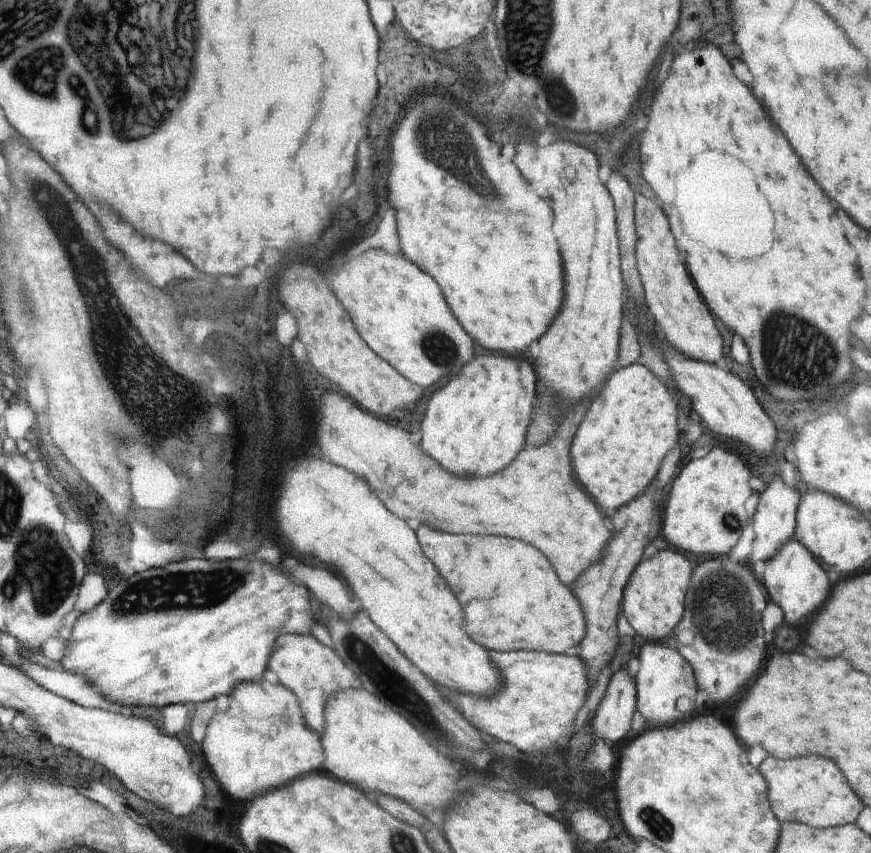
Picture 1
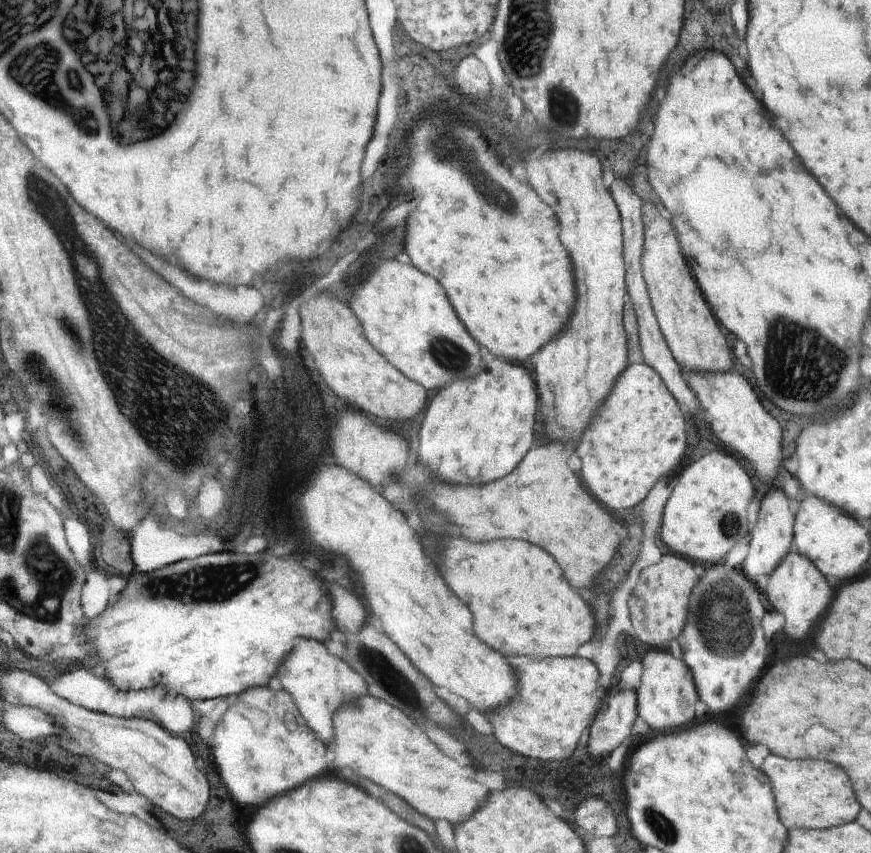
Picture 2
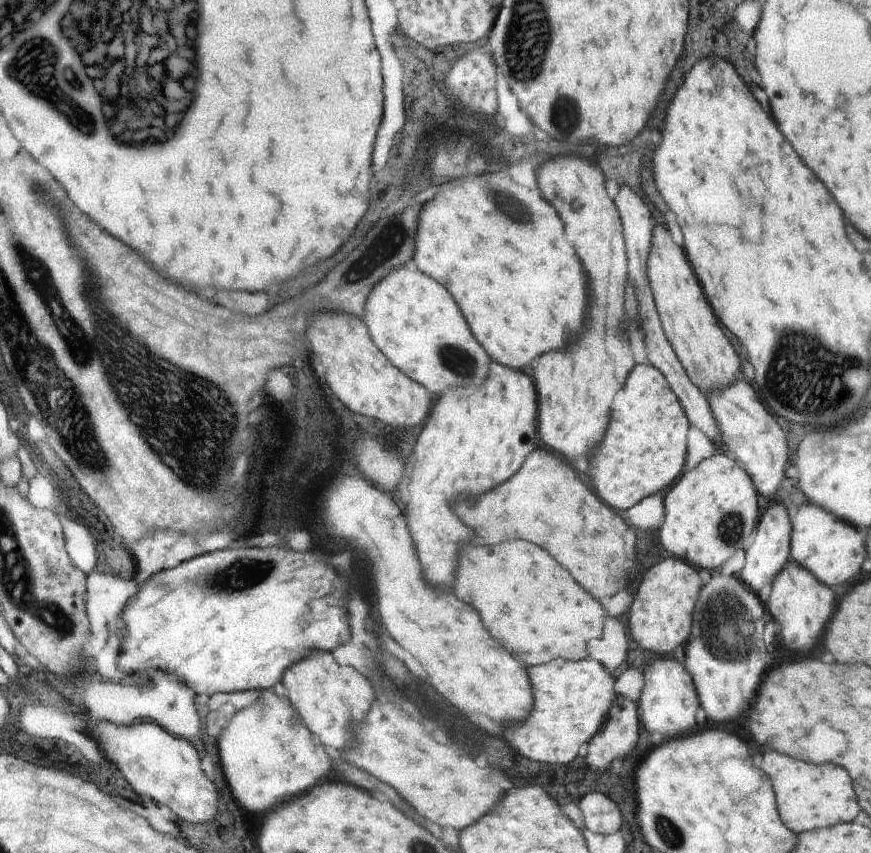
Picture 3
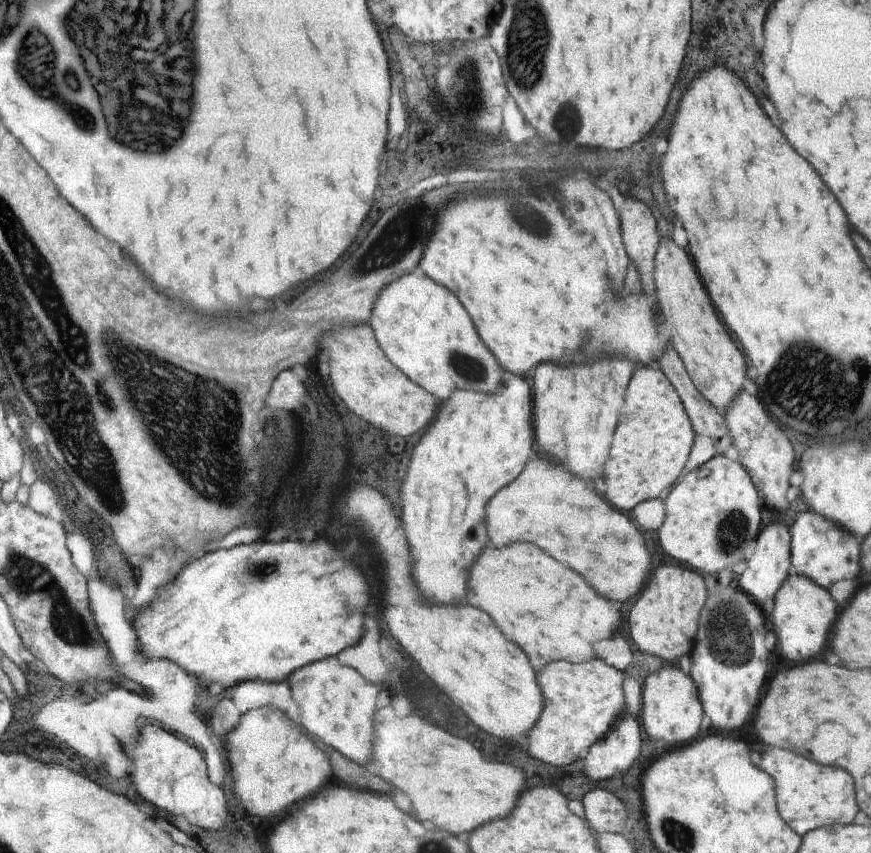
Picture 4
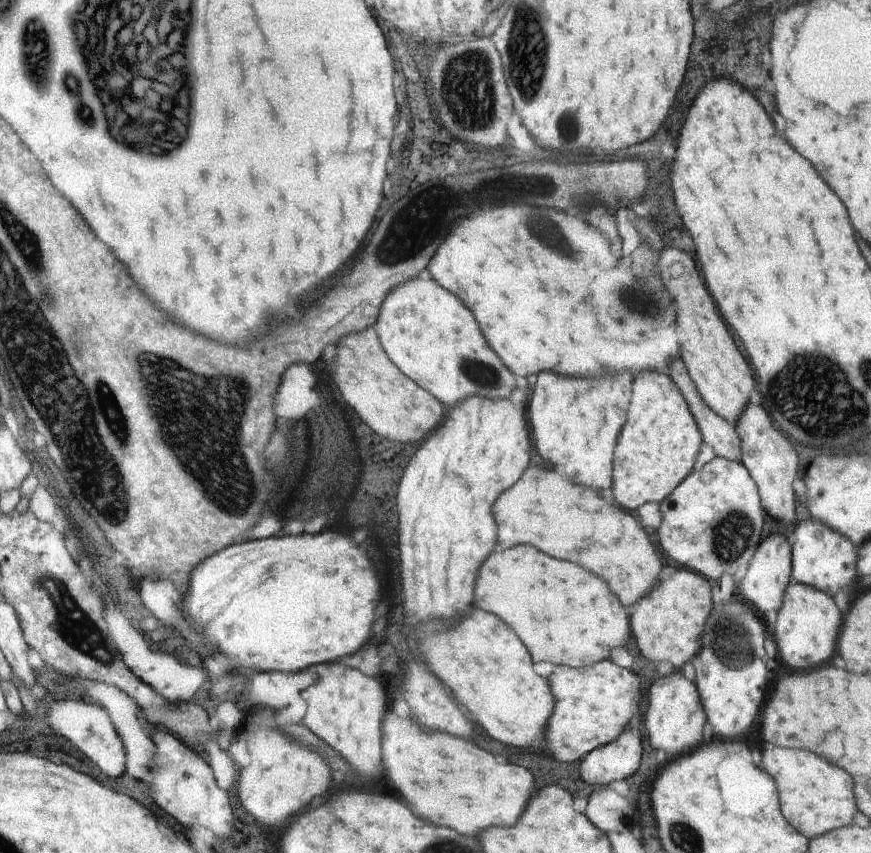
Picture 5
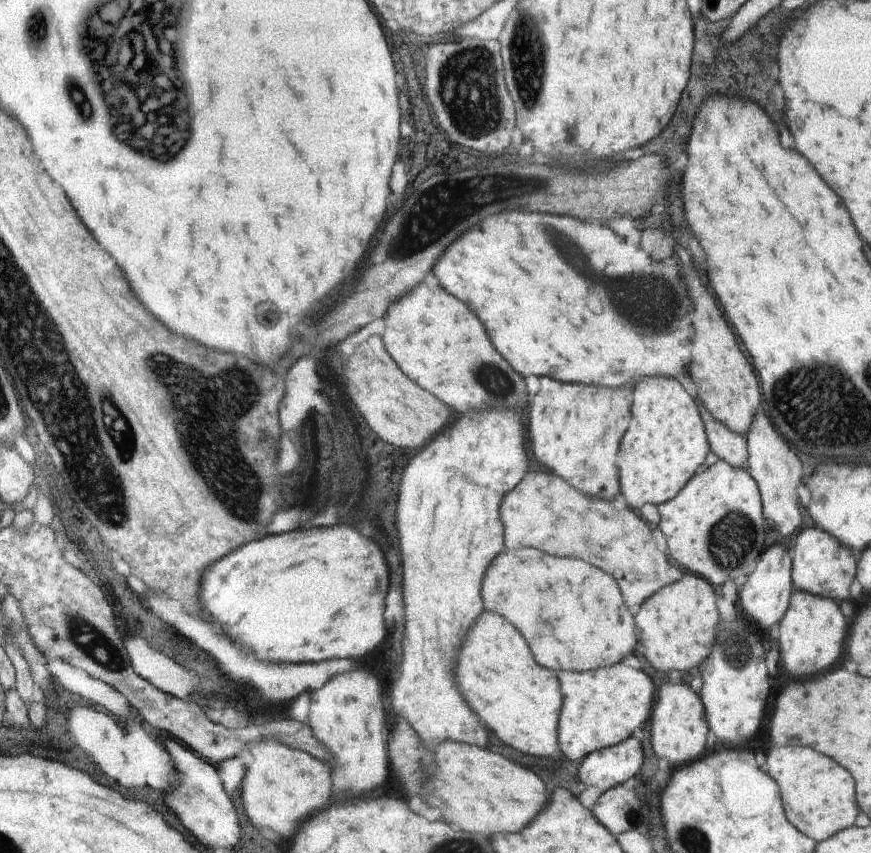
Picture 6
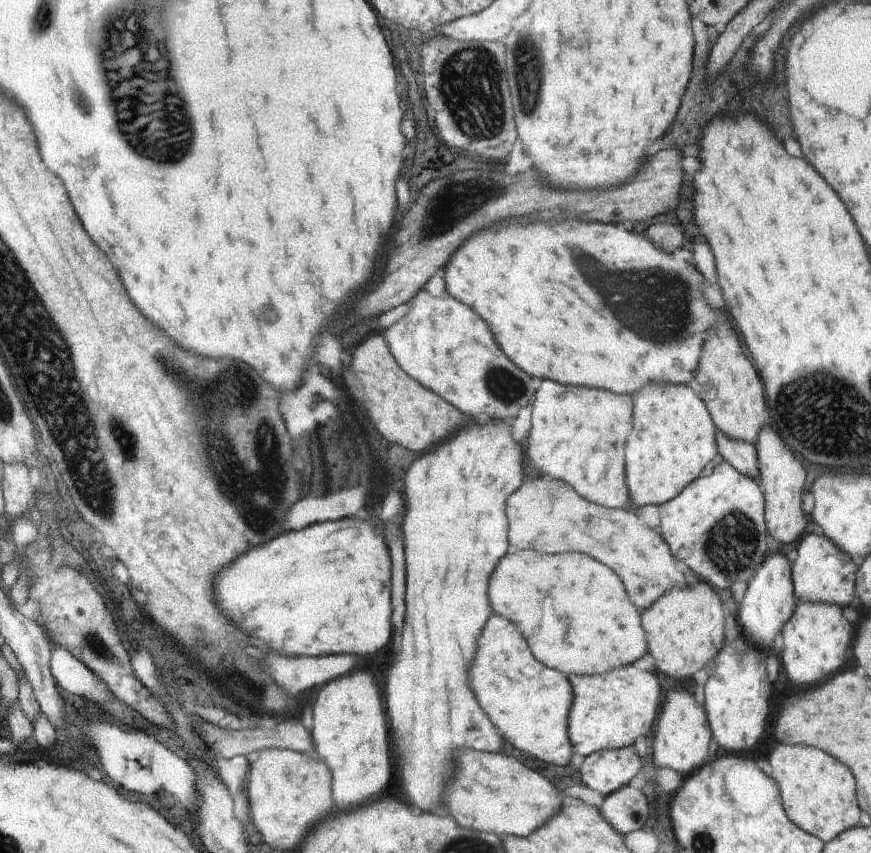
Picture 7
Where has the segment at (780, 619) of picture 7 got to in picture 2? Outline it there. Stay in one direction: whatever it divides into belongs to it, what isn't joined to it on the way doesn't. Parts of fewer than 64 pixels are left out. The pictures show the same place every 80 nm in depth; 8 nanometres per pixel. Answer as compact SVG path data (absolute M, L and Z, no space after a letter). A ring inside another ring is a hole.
M773 487L761 500L758 520L750 534L750 547L742 567L748 578L753 578L754 581L757 576L769 575L779 565L779 562L788 556L788 550L794 547L792 524L794 524L794 514L790 512L790 498L782 492L782 488L778 490Z

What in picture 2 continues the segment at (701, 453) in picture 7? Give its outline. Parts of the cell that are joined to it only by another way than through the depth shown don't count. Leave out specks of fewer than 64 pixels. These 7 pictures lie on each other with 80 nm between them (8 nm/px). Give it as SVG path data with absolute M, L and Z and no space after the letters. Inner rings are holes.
M646 363L628 365L616 382L612 398L600 405L588 430L576 445L584 484L613 513L621 514L642 502L658 478L670 476L686 448L684 416L660 375Z

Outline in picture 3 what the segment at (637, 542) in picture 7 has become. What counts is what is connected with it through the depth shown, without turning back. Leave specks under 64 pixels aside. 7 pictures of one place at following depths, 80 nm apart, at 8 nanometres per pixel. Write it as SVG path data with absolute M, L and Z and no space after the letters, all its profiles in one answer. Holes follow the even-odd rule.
M535 450L512 482L495 486L483 494L480 502L472 504L460 499L452 506L460 512L460 518L476 530L476 536L486 540L486 544L498 544L502 538L524 538L536 542L536 546L544 546L544 550L552 550L552 558L560 558L560 562L576 574L580 586L584 586L588 594L596 594L596 598L612 596L620 589L626 589L628 574L634 572L634 566L626 566L624 532L628 528L624 520L603 500L596 498L556 452Z

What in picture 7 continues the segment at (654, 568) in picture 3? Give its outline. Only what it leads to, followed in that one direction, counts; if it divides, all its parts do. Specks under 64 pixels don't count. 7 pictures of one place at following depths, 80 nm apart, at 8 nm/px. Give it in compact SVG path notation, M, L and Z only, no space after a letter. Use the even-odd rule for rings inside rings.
M704 582L684 590L672 590L672 594L660 598L652 610L644 610L643 629L648 630L647 652L654 659L657 671L664 672L670 678L688 678L718 656L724 646L722 602Z

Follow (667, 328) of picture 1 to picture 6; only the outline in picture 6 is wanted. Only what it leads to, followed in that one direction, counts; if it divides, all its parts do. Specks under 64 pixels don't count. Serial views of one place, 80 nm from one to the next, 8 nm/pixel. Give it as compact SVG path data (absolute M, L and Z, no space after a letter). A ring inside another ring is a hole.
M676 252L673 256L678 258L679 275L684 286L688 288L689 296L692 296L693 329L689 374L698 386L697 397L718 422L723 422L724 426L730 430L745 436L747 430L751 429L751 422L758 410L758 404L763 406L760 402L761 386L758 386L758 380L754 376L750 362L740 352L732 328L728 326L722 312L718 310L714 298L704 288L698 270L682 263Z

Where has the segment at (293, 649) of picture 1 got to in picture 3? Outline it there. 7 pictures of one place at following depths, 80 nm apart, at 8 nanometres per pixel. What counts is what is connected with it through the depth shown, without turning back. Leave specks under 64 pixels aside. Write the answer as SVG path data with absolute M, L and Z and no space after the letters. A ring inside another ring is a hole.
M316 648L311 650L310 656L301 658L285 670L282 684L286 687L290 705L299 711L304 724L320 738L322 745L340 752L358 745L355 726L366 720L366 714L376 700L368 678L351 666L338 664L330 651Z

